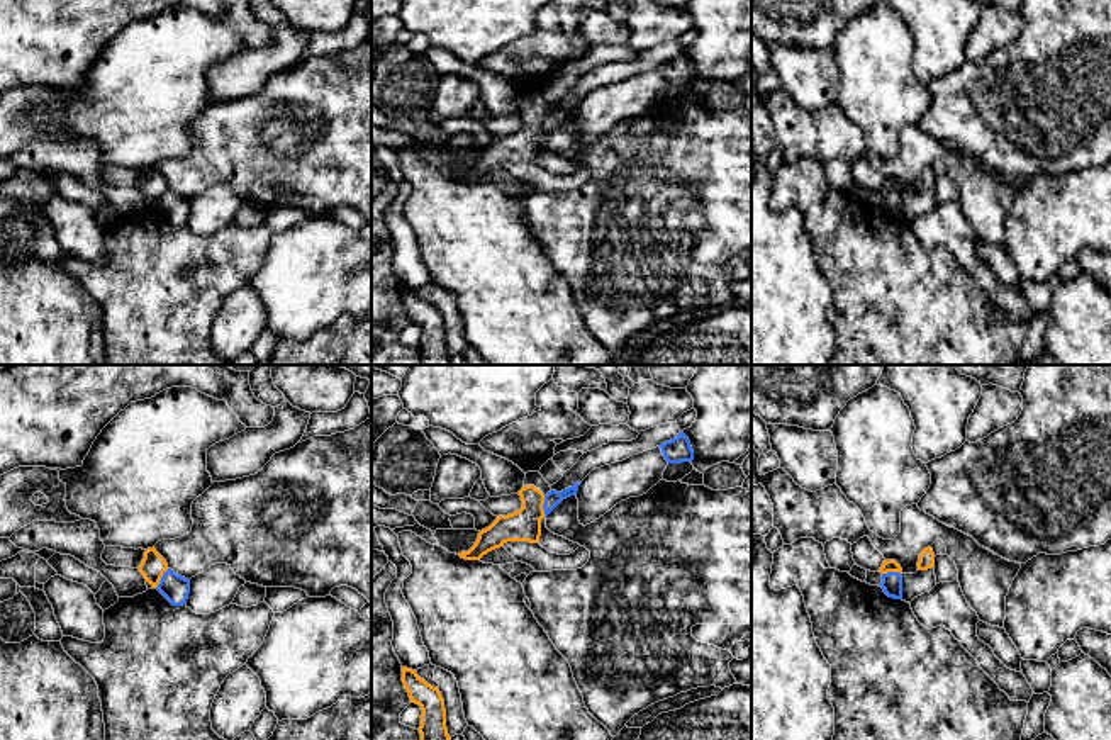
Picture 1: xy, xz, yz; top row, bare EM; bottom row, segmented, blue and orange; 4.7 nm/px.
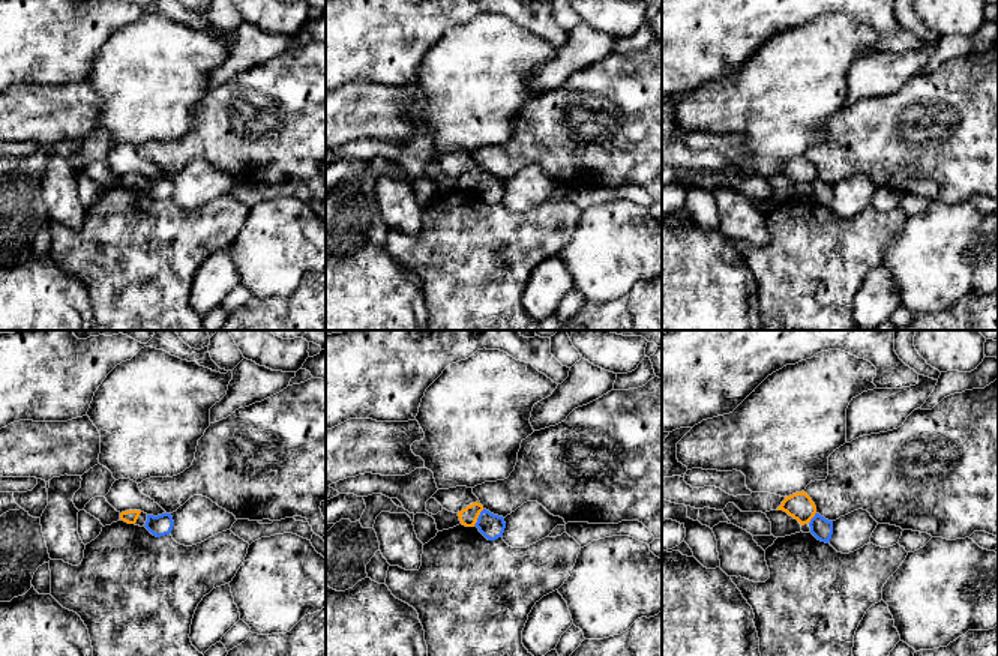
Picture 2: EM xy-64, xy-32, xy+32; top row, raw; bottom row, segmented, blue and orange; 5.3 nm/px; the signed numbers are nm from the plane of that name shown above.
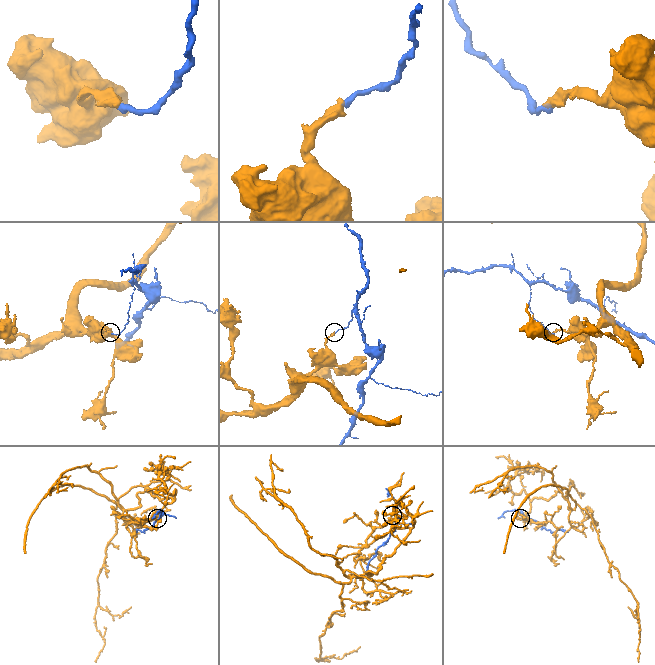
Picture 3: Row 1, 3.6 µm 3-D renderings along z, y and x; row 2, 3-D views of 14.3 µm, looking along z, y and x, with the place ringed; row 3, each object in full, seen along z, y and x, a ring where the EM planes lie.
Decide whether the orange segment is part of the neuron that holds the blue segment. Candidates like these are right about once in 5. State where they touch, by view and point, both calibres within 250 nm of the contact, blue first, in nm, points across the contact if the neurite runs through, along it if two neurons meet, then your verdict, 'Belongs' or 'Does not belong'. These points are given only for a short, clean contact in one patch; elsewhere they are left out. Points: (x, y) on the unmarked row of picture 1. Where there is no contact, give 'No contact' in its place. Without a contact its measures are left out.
Touches blue at xy (161, 199). Thickness 130 nm (blue) against 120 nm. Boundary: xy (168, 189), (155, 207). Does not belong

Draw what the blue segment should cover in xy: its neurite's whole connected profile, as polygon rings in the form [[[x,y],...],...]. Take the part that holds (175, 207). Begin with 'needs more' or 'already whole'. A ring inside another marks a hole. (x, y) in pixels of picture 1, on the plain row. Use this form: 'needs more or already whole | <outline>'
already whole | [[[168,188],[156,207],[173,226],[183,226],[190,214],[190,200]]]

